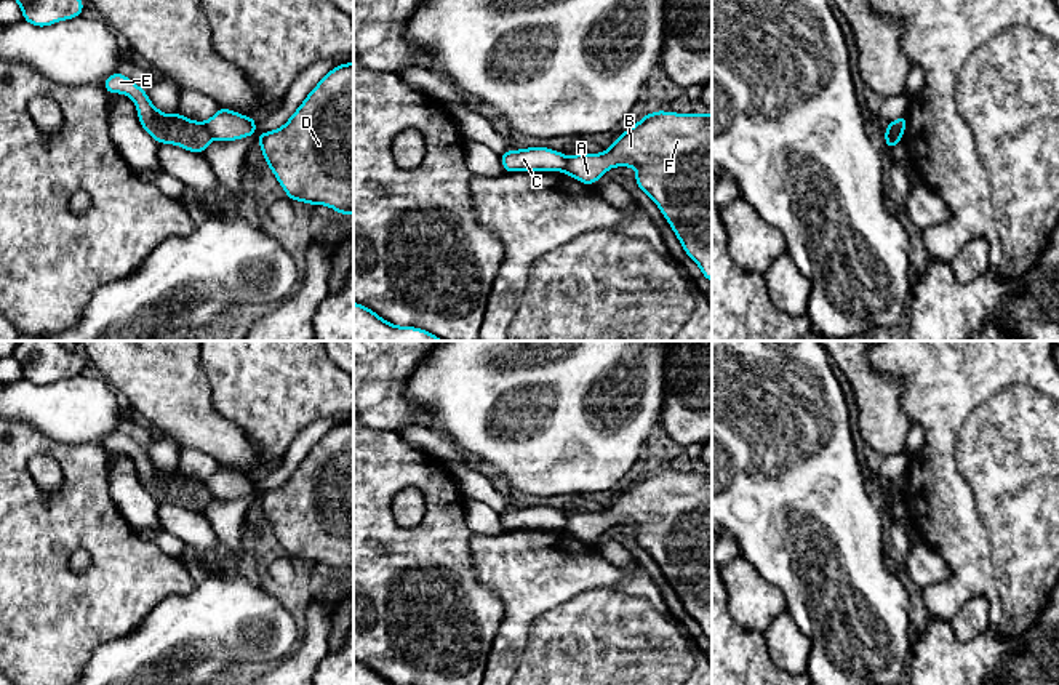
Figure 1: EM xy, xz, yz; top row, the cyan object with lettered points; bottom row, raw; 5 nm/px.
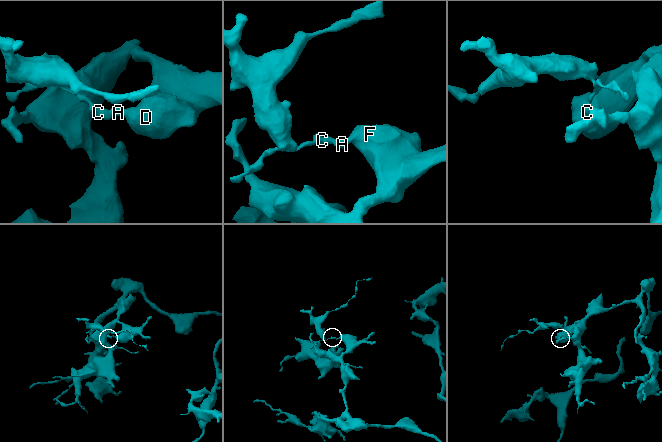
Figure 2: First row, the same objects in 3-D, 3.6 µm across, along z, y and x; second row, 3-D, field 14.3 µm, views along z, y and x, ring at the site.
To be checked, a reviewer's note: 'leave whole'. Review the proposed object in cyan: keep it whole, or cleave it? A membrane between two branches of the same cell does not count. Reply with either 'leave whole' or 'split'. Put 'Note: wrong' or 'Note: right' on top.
Note: wrong
split

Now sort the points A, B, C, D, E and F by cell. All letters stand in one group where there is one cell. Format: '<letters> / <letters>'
A B D F / C E

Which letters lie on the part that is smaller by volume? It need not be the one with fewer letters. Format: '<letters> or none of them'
C, E

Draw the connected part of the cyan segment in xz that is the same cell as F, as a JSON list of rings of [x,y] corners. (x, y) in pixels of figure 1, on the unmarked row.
[[[646,472],[617,495],[608,509],[571,514],[565,531],[592,544],[614,525],[637,528],[637,544],[659,565],[686,613],[712,640],[712,472]]]

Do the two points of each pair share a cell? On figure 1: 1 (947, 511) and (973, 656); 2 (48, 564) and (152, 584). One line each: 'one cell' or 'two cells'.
1: two cells
2: one cell

